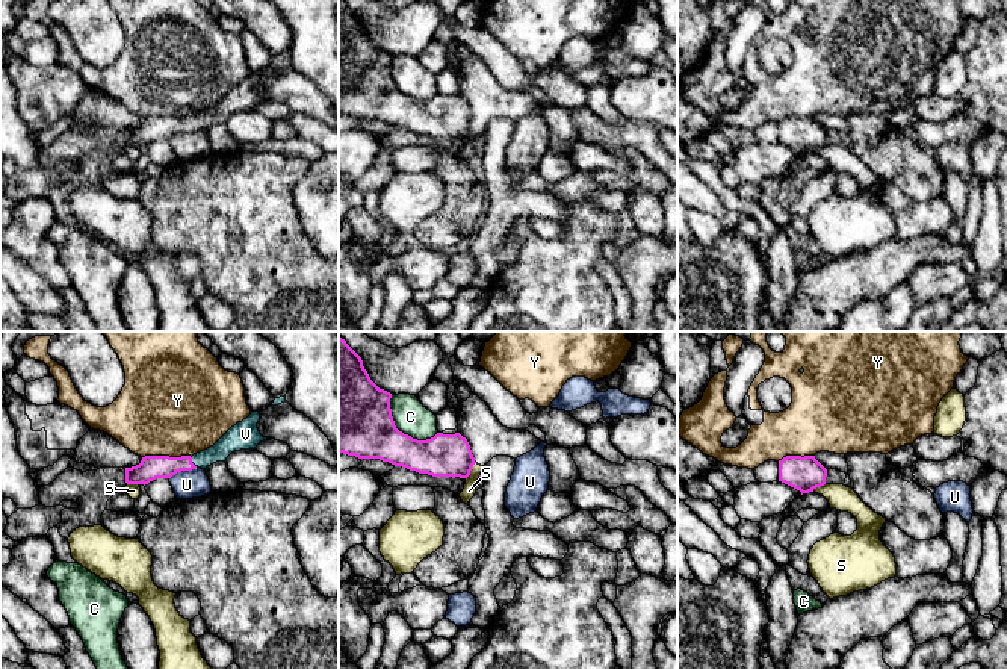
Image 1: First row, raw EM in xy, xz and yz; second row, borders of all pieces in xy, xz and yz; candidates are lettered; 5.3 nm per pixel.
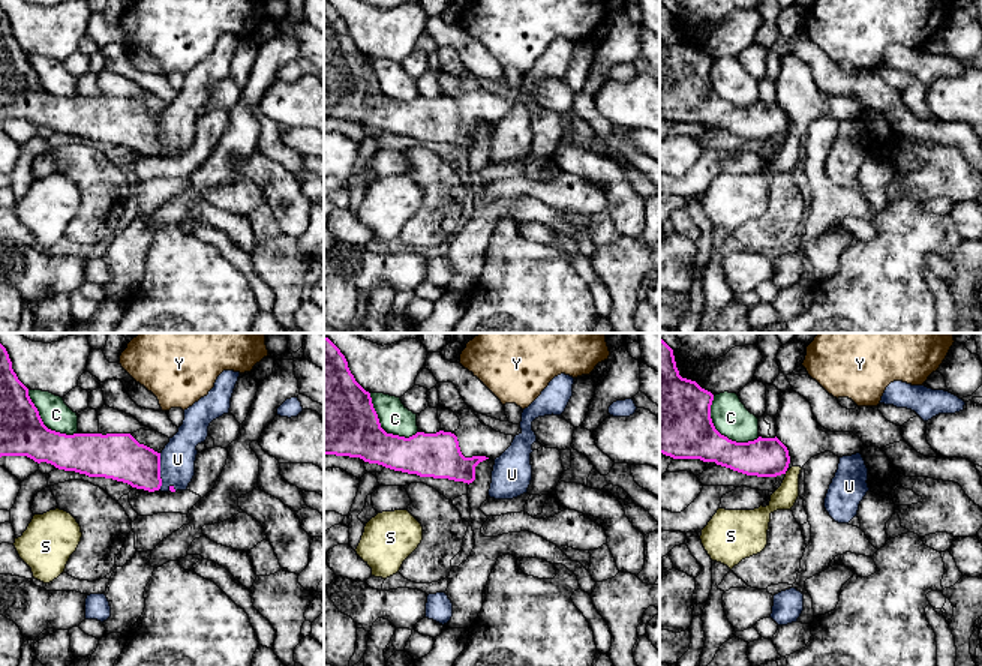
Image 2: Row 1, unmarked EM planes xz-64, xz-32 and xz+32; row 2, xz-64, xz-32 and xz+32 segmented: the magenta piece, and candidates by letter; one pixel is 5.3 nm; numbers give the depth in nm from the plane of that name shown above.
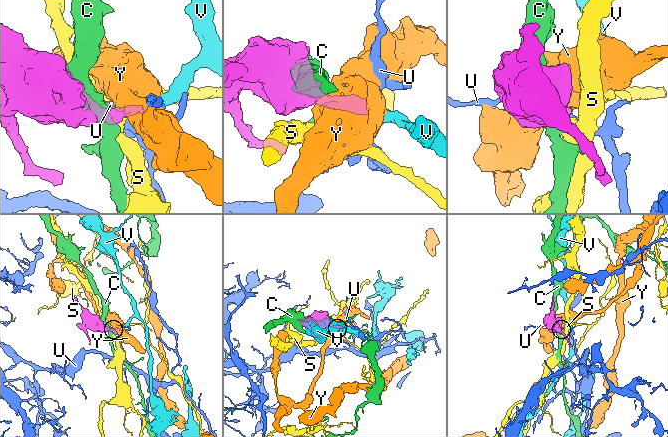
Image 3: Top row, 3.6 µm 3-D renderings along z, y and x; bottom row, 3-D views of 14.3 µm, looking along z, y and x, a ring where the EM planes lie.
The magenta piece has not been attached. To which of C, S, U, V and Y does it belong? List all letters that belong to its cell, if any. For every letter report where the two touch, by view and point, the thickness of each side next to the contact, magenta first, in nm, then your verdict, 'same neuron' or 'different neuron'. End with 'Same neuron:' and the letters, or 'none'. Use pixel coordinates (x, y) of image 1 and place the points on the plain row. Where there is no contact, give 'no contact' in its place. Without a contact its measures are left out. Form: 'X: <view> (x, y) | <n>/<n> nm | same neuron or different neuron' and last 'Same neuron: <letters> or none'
C: xz (401, 93) | 380/180 nm | different neuron
S: xz (470, 130) | 220/70 nm | different neuron
U: xy (183, 130) | 130/150 nm | different neuron
V: xy (191, 123) | 130/110 nm | same neuron
Y: xy (167, 117) | 130/500 nm | different neuron
Same neuron: V

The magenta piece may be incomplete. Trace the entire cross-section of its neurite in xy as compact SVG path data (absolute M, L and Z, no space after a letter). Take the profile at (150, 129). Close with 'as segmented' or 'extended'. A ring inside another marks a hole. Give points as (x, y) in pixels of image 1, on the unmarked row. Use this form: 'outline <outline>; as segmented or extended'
outline M251 73L246 80L231 88L213 107L192 118L145 117L139 126L125 129L125 144L145 147L156 139L171 139L181 132L192 132L197 127L206 130L216 123L225 123L234 112L256 110L260 103L268 100L259 92L259 82L260 74Z; extended

